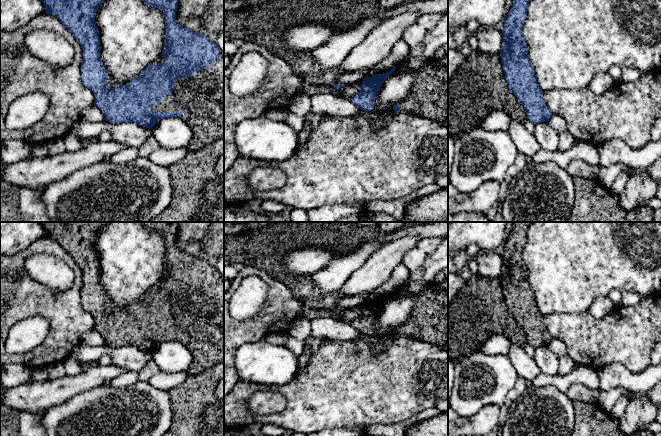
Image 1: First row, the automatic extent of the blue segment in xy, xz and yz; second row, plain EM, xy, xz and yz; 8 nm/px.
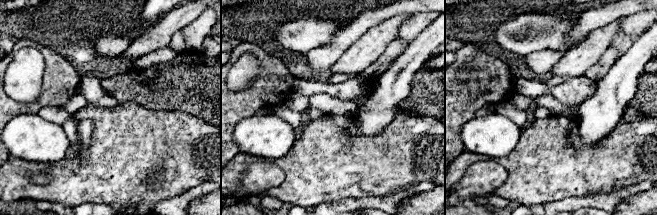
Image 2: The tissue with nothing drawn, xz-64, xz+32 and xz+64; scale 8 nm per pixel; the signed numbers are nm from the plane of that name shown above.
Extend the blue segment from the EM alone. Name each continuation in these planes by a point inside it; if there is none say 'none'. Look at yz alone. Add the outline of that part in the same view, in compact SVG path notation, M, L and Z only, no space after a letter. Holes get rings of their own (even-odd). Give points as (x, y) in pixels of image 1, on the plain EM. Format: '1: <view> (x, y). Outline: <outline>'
none

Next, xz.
1: xz (428, 322). Outline: M435 282L426 286L414 297L412 311L408 321L398 328L400 330L400 336L431 343L448 351L448 291L438 290Z

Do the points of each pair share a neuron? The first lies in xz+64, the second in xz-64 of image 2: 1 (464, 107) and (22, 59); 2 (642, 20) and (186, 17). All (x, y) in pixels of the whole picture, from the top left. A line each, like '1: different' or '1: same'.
1: different
2: different

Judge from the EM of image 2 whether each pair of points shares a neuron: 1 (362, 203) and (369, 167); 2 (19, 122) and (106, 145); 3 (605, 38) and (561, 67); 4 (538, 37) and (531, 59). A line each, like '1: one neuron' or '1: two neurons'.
1: two neurons
2: two neurons
3: one neuron
4: two neurons

